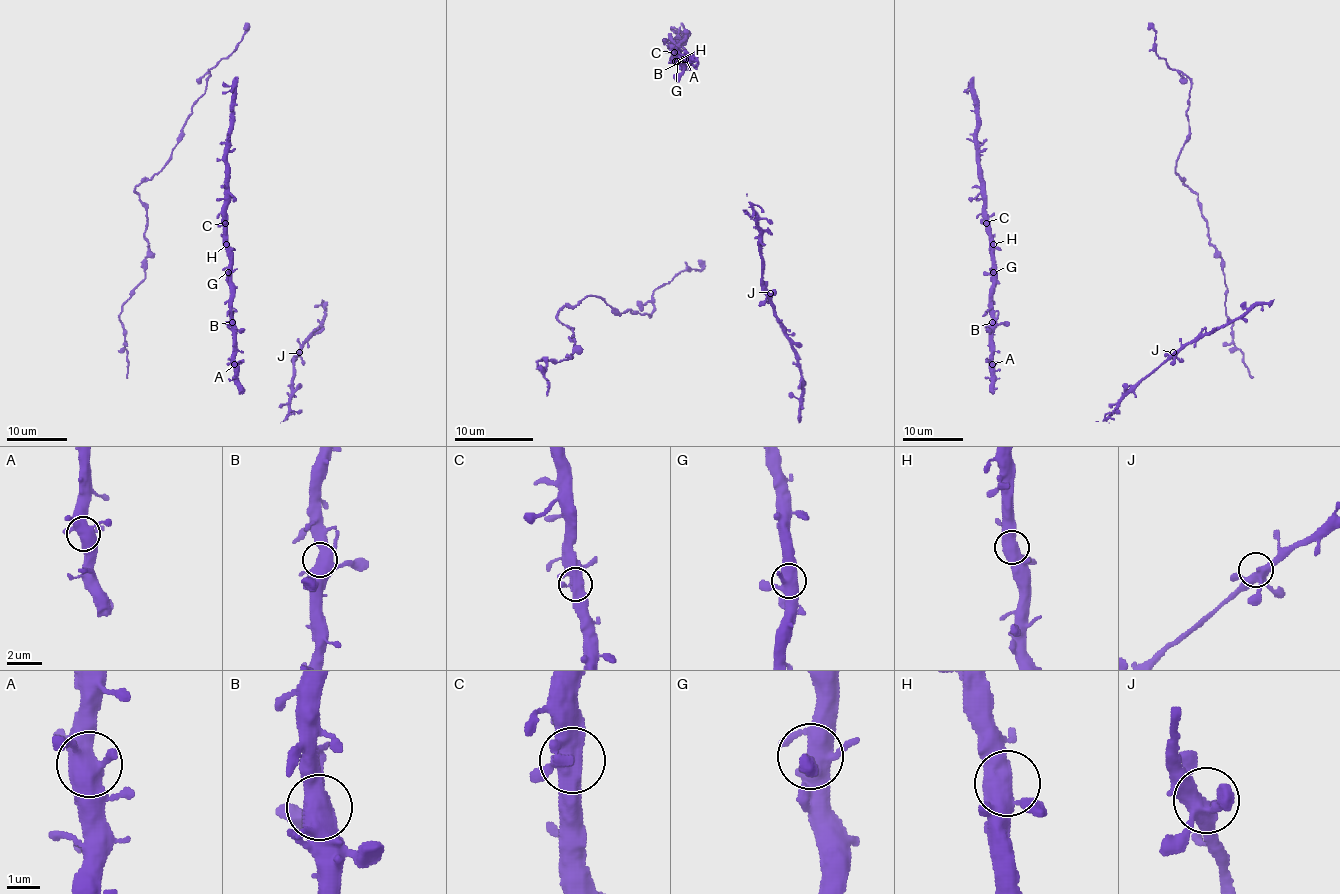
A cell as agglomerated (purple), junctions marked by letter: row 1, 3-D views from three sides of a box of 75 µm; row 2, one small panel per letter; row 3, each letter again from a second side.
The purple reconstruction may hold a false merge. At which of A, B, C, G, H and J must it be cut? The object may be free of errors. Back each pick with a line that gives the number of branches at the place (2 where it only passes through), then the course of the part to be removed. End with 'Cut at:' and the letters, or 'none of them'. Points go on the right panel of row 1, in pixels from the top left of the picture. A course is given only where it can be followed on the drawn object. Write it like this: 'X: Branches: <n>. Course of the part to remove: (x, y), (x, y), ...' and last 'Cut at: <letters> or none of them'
Cut at: none of them

